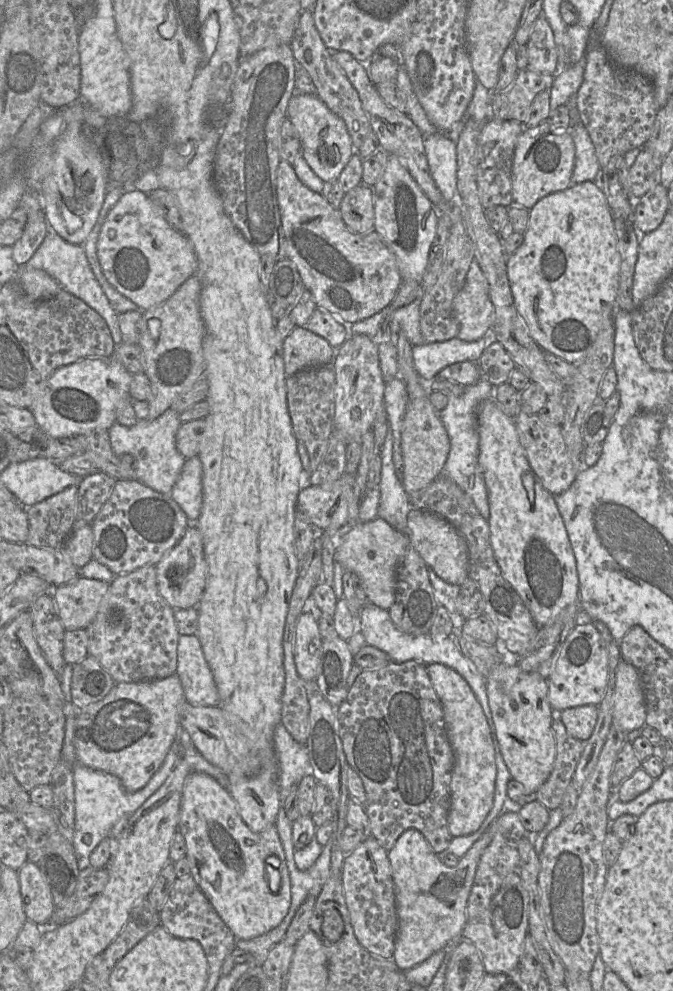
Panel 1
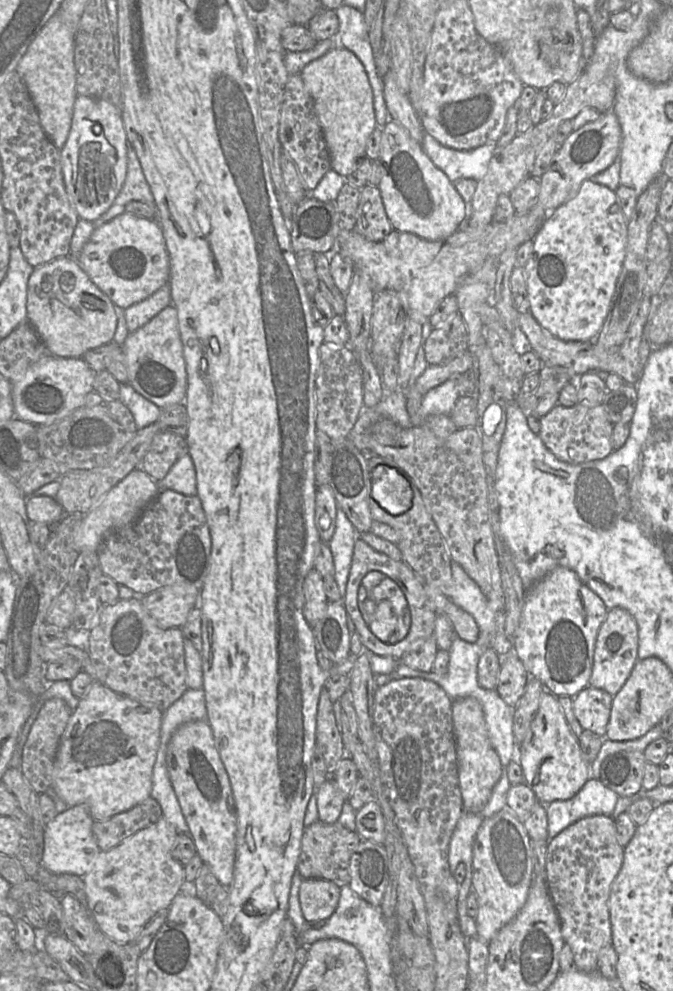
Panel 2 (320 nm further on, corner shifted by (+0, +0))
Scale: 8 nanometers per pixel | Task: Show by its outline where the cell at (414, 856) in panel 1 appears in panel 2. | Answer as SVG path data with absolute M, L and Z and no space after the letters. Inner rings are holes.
M544 691L540 698L539 708L531 723L530 733L517 746L517 760L523 771L524 783L534 792L537 800L546 805L556 800L571 799L590 778L591 764L583 759L579 740L571 731L557 697L548 691Z

